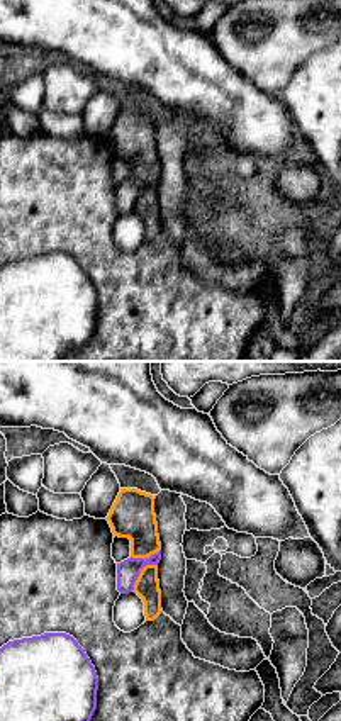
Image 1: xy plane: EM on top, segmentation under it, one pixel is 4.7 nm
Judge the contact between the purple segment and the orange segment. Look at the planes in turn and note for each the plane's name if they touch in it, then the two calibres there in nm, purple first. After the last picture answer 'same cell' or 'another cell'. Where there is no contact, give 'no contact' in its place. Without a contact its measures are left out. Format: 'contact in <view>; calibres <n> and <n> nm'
contact in xy; calibres 110 and 120 nm

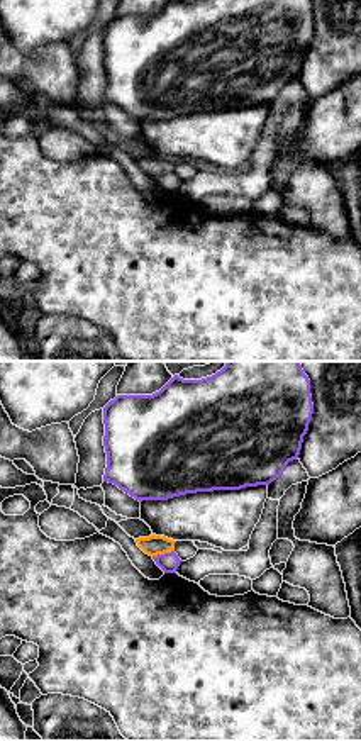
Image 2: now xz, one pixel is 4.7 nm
contact in xz; calibres 90 and 100 nm

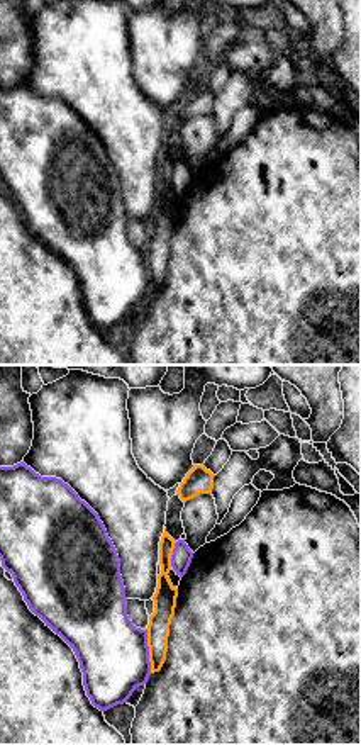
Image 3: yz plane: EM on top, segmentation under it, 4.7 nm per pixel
contact in yz; calibres 340 and 110 nm

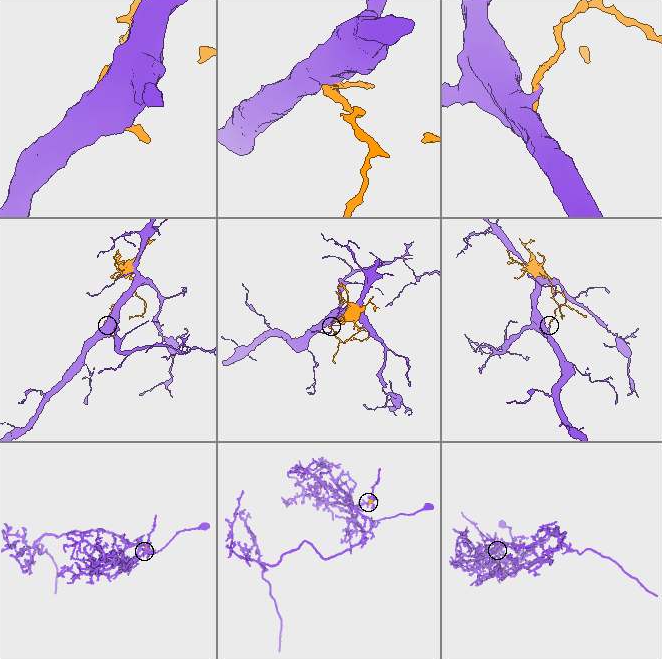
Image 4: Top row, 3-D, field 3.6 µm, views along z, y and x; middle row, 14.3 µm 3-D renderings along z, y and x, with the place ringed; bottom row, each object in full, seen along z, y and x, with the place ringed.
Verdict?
another cell

